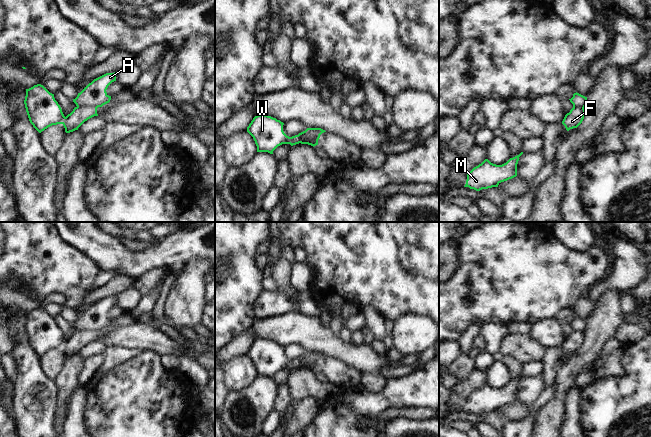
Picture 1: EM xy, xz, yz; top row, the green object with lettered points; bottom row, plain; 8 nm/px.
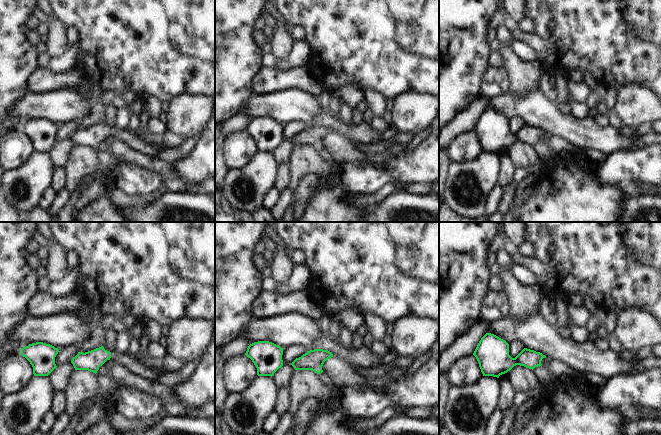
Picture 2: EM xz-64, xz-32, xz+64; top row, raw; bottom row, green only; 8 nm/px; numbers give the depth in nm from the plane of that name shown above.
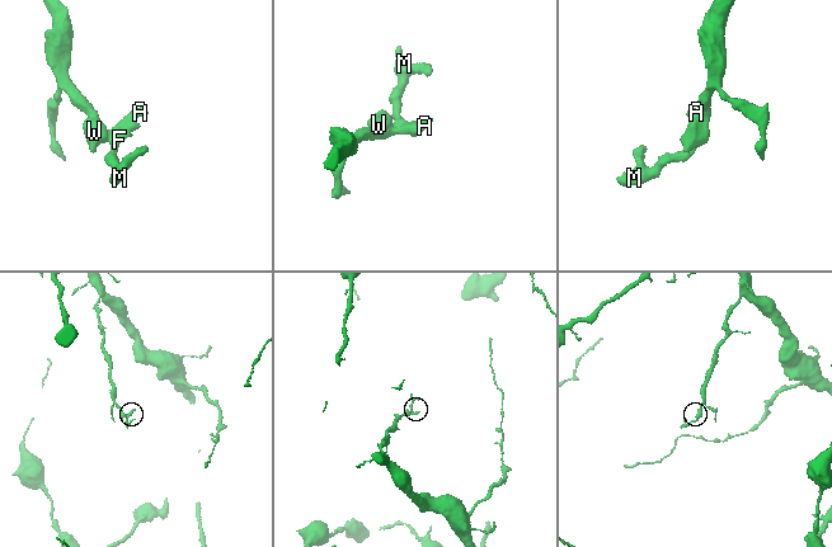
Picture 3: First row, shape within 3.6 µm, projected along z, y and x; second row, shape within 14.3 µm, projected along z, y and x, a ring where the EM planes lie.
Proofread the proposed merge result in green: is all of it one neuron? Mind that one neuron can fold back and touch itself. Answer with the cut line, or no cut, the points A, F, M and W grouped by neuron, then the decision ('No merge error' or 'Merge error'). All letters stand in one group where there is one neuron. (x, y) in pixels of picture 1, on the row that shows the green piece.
Split along xy (77, 106), (94, 106), (96, 108). Groups: A W / F M. Merge error

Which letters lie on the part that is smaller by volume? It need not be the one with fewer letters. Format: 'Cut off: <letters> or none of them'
Cut off: F, M

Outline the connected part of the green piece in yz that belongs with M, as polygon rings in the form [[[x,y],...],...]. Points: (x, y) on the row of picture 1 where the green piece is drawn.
[[[523,152],[510,158],[502,165],[493,164],[488,159],[485,159],[467,174],[467,180],[464,187],[480,191],[482,189],[498,187],[501,182],[516,177],[517,164],[519,157],[522,154]]]

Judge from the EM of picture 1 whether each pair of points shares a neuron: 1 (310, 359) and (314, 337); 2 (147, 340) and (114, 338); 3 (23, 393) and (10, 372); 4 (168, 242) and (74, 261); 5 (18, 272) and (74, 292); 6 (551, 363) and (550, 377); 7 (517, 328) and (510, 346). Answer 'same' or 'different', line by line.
1: different
2: same
3: different
4: different
5: same
6: same
7: different

